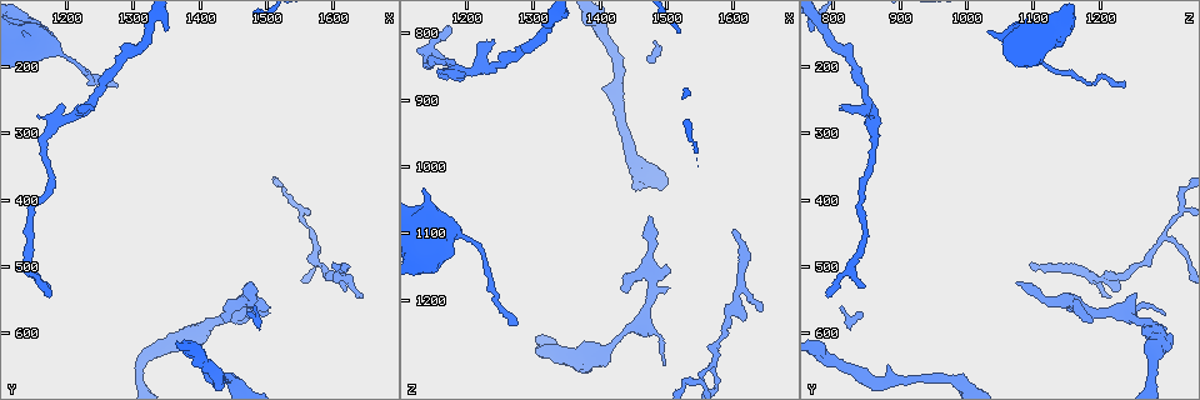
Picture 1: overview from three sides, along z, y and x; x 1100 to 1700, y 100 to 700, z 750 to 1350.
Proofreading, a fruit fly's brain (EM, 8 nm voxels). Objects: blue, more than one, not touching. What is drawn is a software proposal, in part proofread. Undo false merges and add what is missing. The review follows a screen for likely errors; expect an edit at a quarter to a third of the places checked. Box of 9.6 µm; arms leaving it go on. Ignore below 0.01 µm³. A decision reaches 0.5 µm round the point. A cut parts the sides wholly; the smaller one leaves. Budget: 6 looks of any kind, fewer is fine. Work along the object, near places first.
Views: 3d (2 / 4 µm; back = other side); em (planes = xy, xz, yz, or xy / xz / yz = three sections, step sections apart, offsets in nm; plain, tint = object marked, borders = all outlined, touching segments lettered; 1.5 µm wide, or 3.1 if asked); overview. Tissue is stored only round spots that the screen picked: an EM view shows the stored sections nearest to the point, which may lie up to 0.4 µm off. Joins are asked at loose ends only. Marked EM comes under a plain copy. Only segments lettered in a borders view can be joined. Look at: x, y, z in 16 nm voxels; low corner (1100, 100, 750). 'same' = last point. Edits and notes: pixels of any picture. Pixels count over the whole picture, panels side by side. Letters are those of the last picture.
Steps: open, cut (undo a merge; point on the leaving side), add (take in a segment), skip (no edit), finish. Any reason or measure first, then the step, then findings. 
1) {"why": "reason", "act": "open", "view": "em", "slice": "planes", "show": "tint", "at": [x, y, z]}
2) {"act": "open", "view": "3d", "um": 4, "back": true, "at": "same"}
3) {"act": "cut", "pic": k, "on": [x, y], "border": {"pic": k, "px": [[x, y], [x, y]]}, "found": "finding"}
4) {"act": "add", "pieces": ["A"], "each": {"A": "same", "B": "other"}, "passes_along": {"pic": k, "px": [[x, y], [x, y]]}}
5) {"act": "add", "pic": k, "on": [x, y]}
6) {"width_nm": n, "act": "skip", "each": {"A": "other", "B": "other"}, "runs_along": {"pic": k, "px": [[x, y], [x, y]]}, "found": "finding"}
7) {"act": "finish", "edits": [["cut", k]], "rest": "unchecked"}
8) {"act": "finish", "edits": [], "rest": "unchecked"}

{"why": "an open end", "act": "open", "view": "3d", "um": 4, "at": [1620, 535, 1230]}

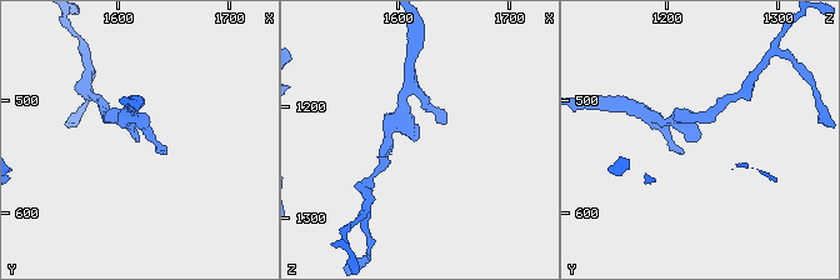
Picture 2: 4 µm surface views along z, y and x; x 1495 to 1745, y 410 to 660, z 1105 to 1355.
{"arm_widths_nm": [170, 170], "why": "shape alone is not enough", "act": "open", "view": "em", "slice": "planes", "show": "borders", "at": [1620, 538, 1226]}

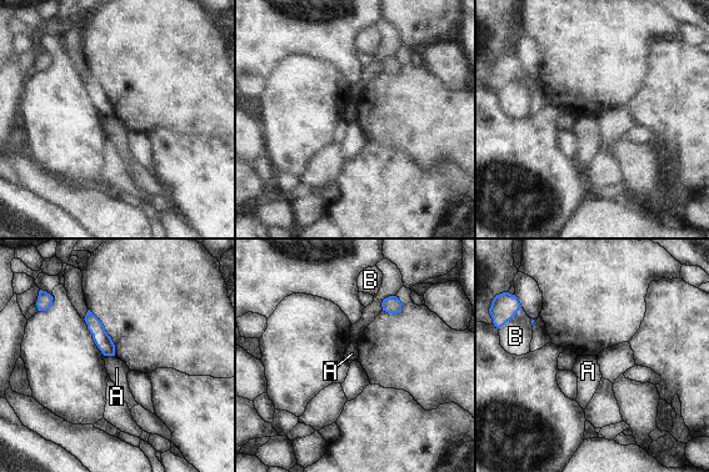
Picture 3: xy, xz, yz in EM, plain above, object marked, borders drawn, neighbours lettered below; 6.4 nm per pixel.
{"longest_contact_nm": ["A", 60], "act": "skip", "each": {"A": "other", "B": "other"}, "border": {"pic": 3, "px": [[106, 355], [114, 356]]}, "found": "no lettered segment goes on from it"}

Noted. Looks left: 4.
{"why": "an open end", "act": "open", "view": "em", "slice": "planes", "show": "borders", "at": [1605, 500, 1090]}

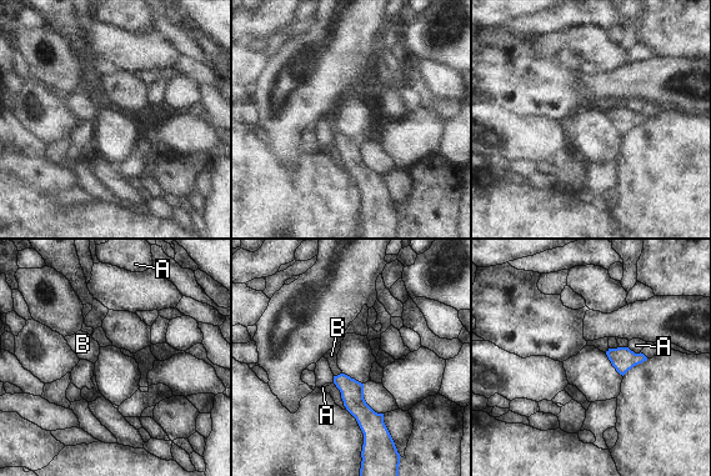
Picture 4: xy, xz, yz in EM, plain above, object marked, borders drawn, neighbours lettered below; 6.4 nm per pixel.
{"longest_contact_nm": ["A", 90], "act": "add", "pieces": ["B"], "each": {"A": "other", "B": "same"}, "passes_along": {"pic": 4, "px": [[351, 391], [338, 375], [331, 355]]}, "found": "it goes on there"}

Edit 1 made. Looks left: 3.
{"act": "finish", "edits": [["add", 4]], "rest": "unchecked"}

